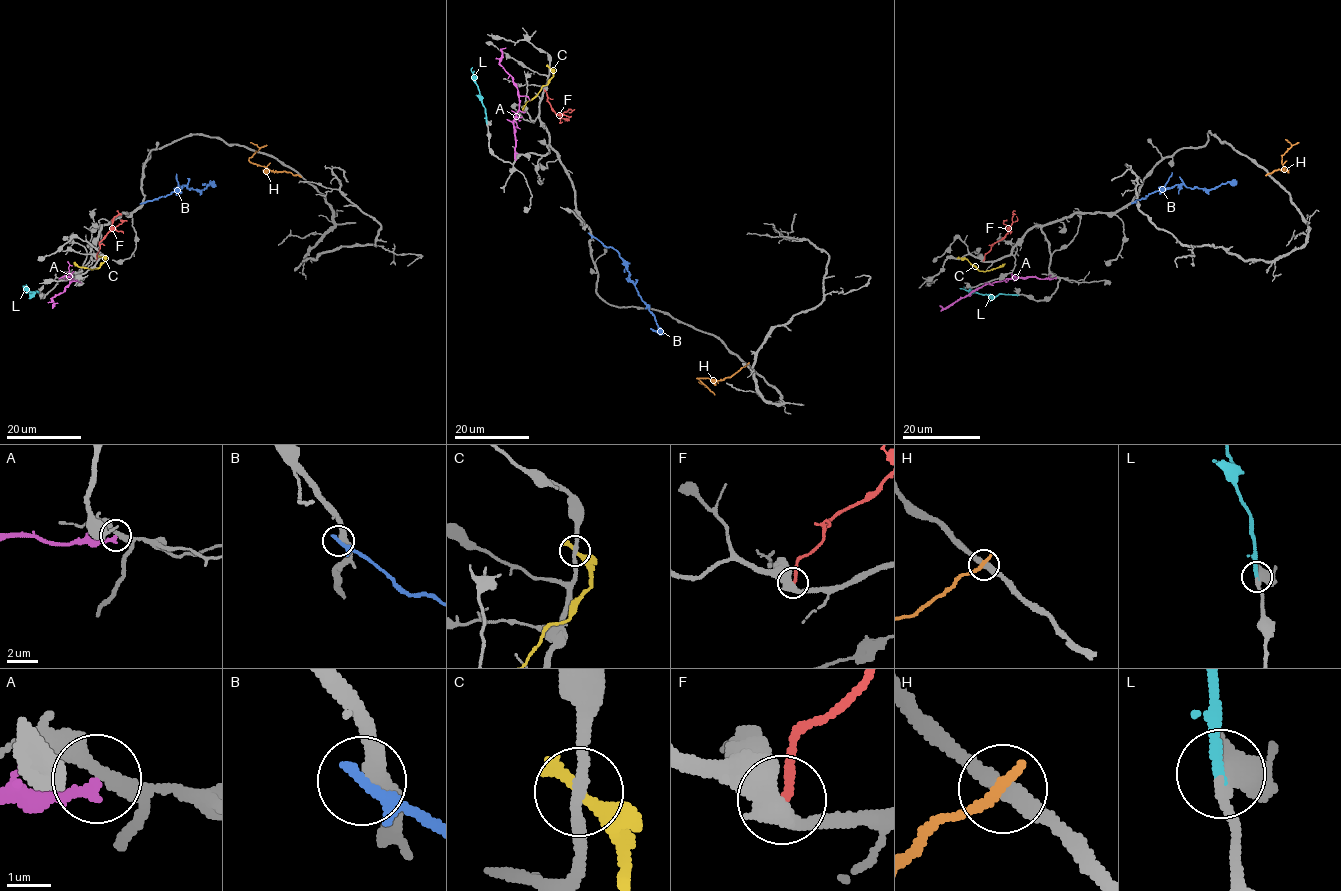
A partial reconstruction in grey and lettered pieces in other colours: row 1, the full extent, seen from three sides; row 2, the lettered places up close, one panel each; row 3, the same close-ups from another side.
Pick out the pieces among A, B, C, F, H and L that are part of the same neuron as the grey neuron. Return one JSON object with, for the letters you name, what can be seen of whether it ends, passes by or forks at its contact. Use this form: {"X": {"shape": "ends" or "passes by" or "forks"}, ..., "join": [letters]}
{"L": {"shape": "ends"}, "join": ["L"]}

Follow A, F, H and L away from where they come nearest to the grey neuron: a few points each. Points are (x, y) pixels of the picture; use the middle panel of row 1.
A: (516, 160), (513, 120), (518, 109), (518, 92), (513, 78), (500, 64), (502, 50), (505, 48)
F: (545, 90), (551, 108), (561, 118), (565, 118), (564, 121)
H: (747, 365), (721, 380), (697, 378), (707, 387), (698, 382)
L: (487, 122), (486, 108), (472, 67)

